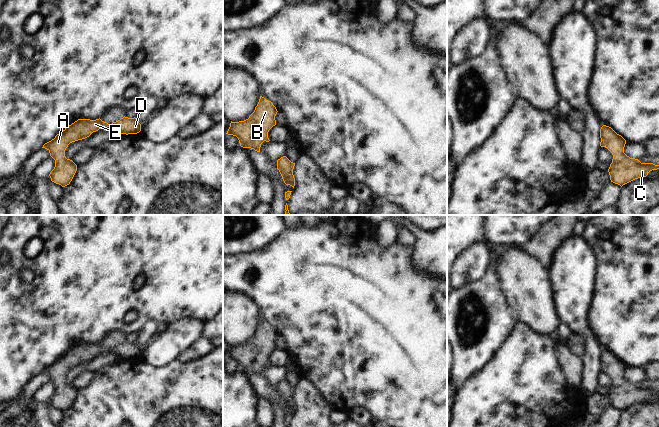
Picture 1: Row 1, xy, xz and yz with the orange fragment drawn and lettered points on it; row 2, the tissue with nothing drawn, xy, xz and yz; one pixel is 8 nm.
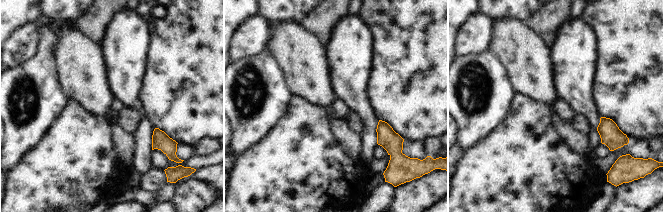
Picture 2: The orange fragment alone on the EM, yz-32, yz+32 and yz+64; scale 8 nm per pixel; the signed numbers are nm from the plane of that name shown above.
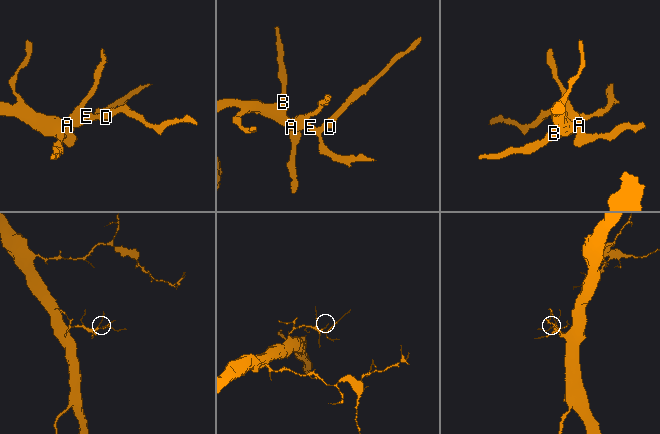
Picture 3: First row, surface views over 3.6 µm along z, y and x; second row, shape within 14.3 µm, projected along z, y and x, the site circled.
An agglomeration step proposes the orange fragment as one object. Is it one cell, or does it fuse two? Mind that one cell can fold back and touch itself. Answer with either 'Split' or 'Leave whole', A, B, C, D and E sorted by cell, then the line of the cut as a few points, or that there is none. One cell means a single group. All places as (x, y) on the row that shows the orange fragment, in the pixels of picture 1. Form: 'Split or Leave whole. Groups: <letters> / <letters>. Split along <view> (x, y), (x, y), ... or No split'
Leave whole. Groups: A B C D E. No split

